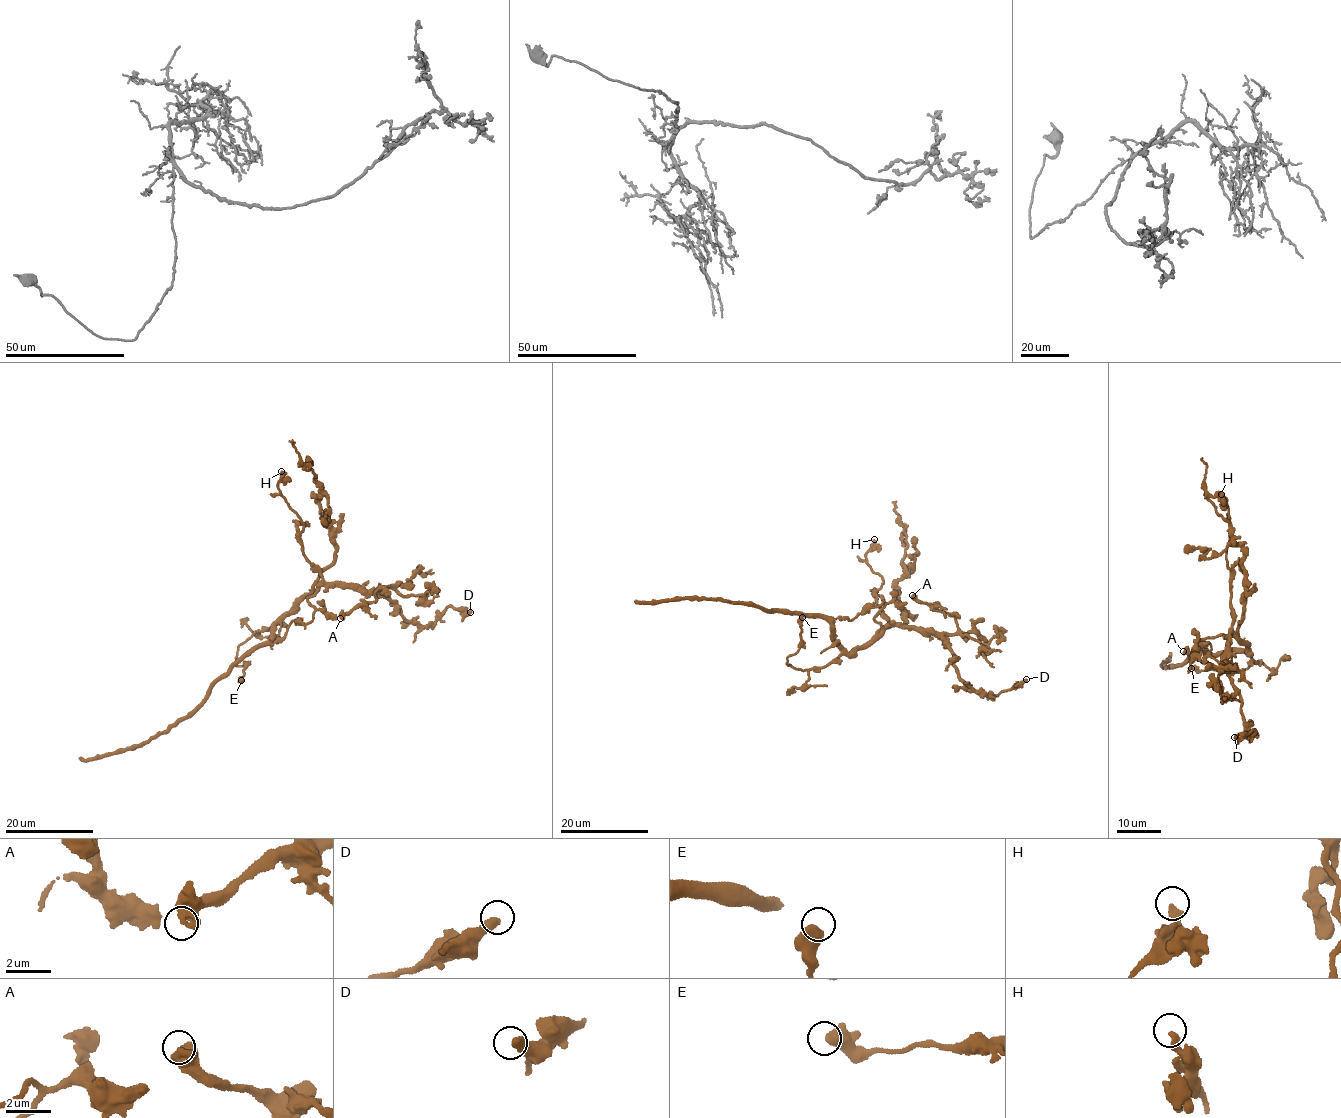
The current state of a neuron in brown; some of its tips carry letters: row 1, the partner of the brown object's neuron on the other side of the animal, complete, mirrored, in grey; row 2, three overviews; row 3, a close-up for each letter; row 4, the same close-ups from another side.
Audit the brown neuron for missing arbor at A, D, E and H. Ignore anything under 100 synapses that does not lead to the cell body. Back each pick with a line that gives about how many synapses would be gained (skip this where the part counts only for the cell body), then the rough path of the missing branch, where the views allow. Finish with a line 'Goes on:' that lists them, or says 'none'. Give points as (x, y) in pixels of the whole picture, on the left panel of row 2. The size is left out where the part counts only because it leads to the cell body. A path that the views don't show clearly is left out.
Goes on: none

